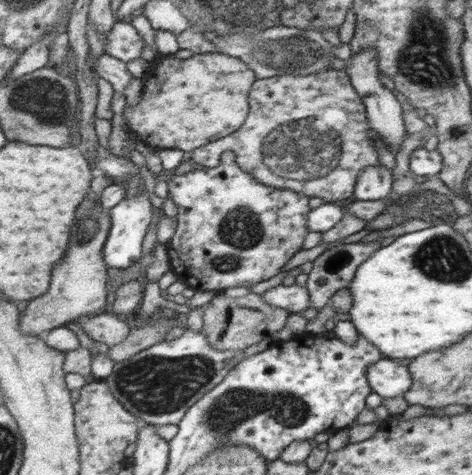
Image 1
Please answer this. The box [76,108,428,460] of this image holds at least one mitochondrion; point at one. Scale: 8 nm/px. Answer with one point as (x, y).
(300, 152)

